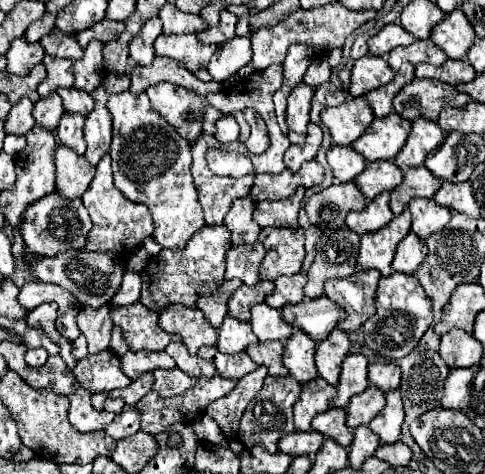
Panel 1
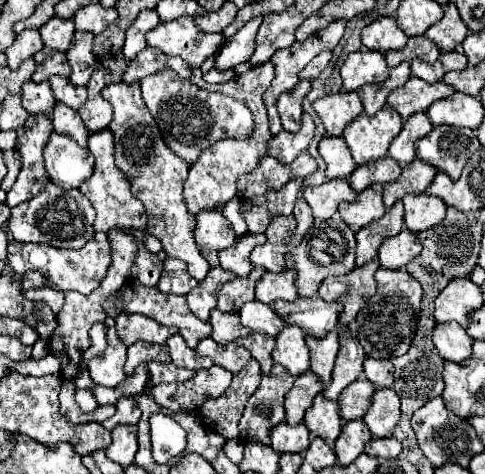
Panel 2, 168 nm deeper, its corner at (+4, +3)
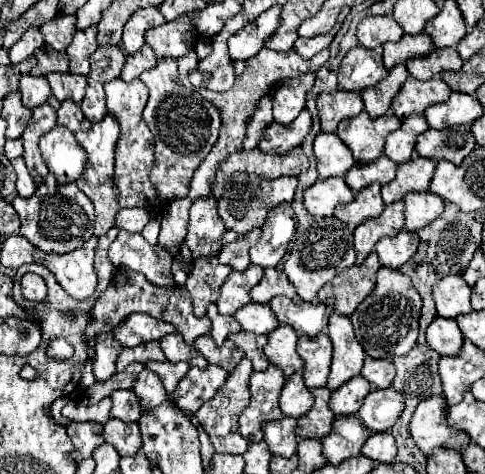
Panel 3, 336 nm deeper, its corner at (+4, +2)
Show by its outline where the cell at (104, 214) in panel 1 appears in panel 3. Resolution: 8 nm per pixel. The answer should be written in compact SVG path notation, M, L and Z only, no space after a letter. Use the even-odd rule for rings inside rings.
M107 114L105 120L93 124L87 132L75 134L77 142L87 150L87 170L85 174L77 180L77 186L91 198L95 206L95 236L103 236L109 232L109 228L115 226L115 216L121 210L119 200L117 200L117 190L115 190L115 142L119 138L119 124L117 120Z

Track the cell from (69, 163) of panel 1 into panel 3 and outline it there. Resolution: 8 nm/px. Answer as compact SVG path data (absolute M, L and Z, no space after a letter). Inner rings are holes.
M55 126L47 132L41 138L39 148L49 172L59 182L77 182L87 168L87 152L75 142L73 132L63 126Z

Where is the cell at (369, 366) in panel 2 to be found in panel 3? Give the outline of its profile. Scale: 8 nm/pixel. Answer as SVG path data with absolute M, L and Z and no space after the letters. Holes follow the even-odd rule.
M365 358L361 376L373 386L373 388L389 388L395 378L395 368L389 360L377 360L377 358Z

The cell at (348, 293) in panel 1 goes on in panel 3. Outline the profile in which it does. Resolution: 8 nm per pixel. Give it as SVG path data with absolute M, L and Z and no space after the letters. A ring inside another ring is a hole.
M375 252L367 256L361 264L355 264L347 270L343 270L339 276L335 276L327 286L319 290L319 300L333 300L333 308L337 314L351 316L355 308L371 294L375 288L375 278L379 270L379 258Z

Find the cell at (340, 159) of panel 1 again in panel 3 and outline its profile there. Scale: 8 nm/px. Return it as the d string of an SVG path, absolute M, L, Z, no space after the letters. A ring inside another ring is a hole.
M317 134L313 142L313 152L317 158L317 170L321 180L331 176L345 176L345 172L355 166L351 150L337 138L337 134Z

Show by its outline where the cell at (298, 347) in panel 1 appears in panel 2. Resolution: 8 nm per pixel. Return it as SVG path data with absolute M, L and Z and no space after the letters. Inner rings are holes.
M287 325L275 337L275 349L271 351L275 363L283 365L293 377L309 369L309 349L305 345L305 335L295 325Z

